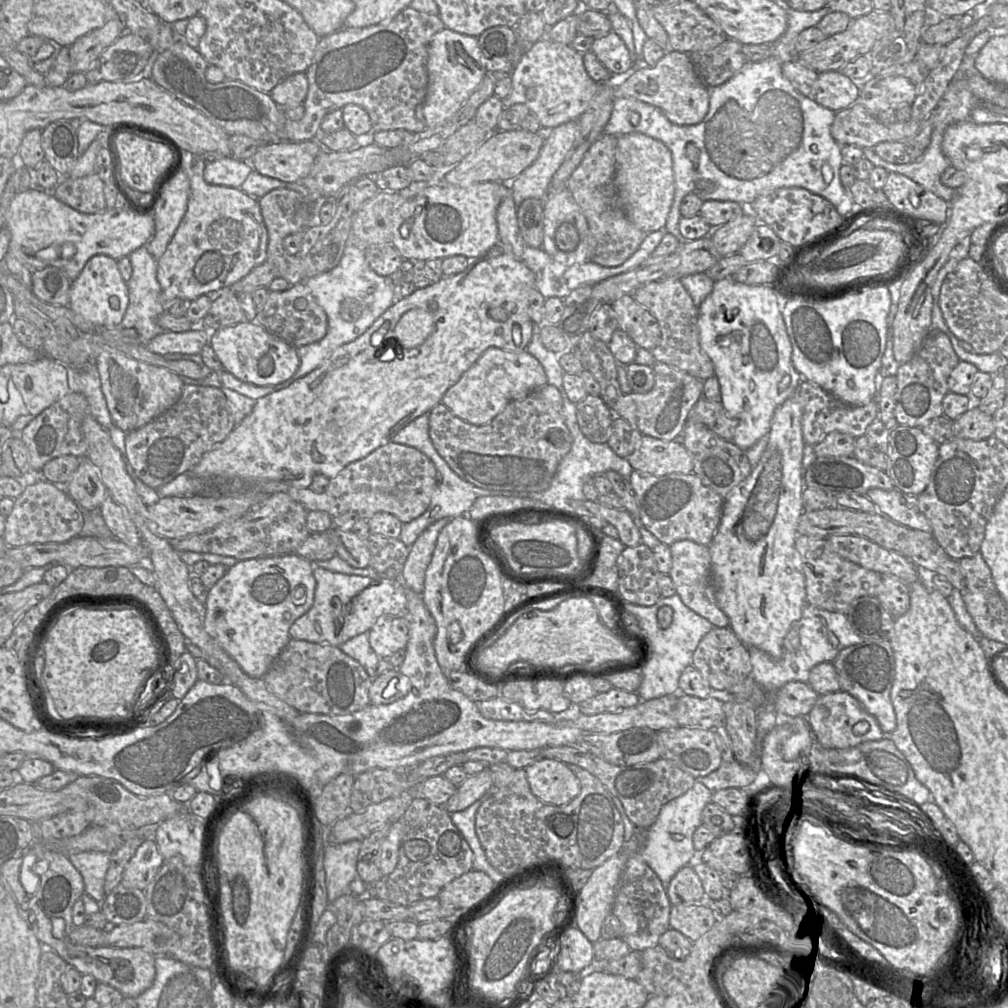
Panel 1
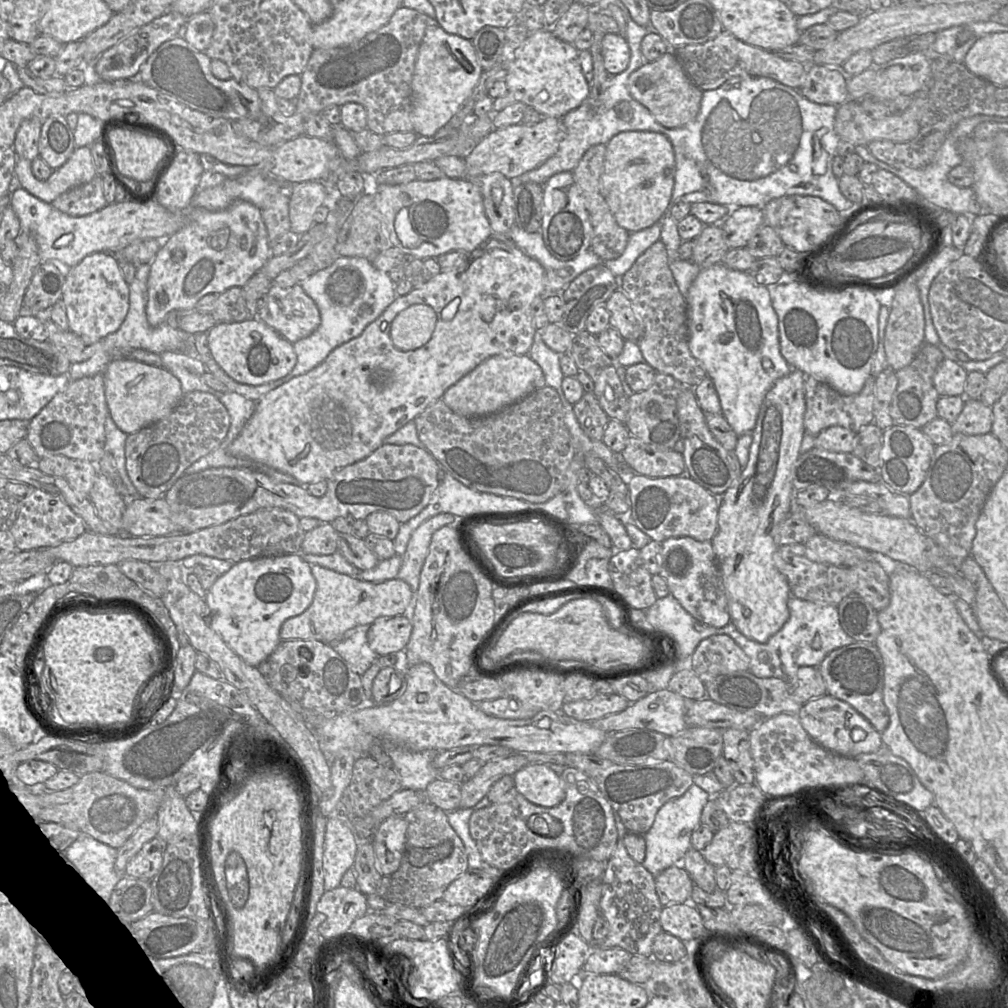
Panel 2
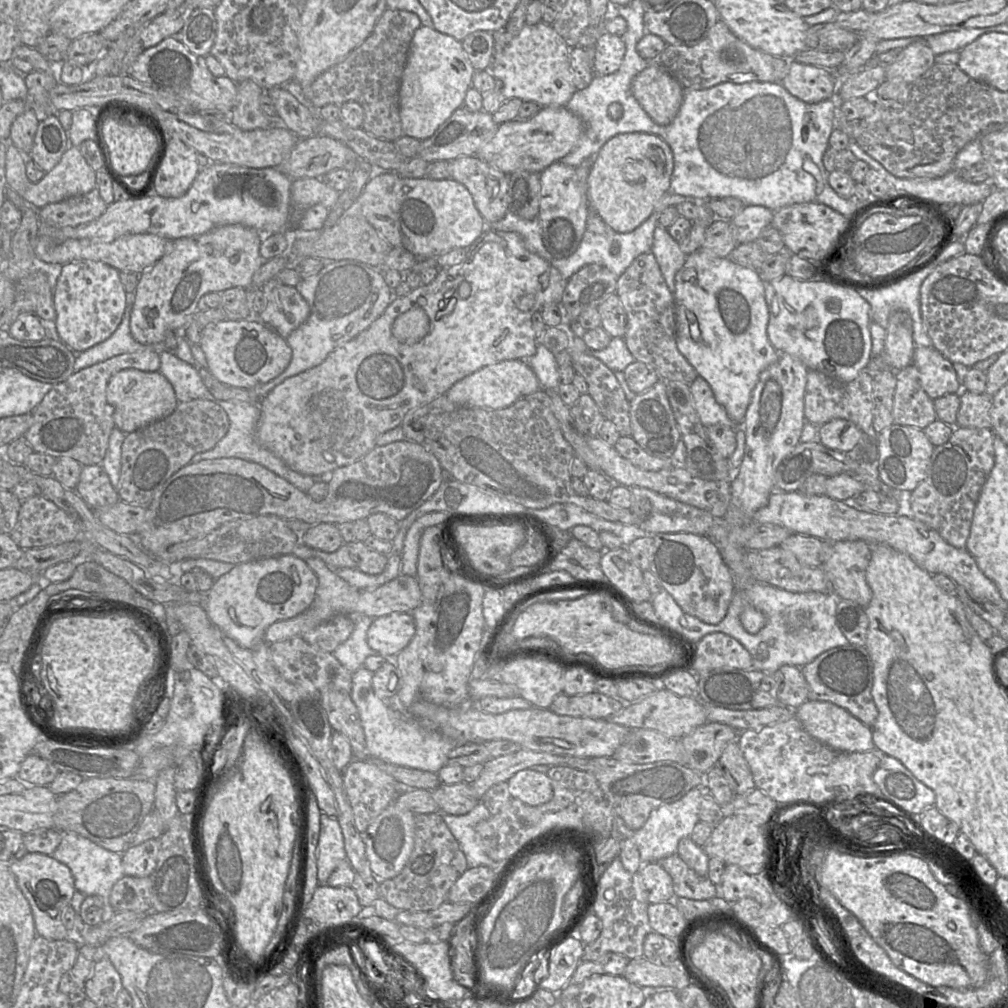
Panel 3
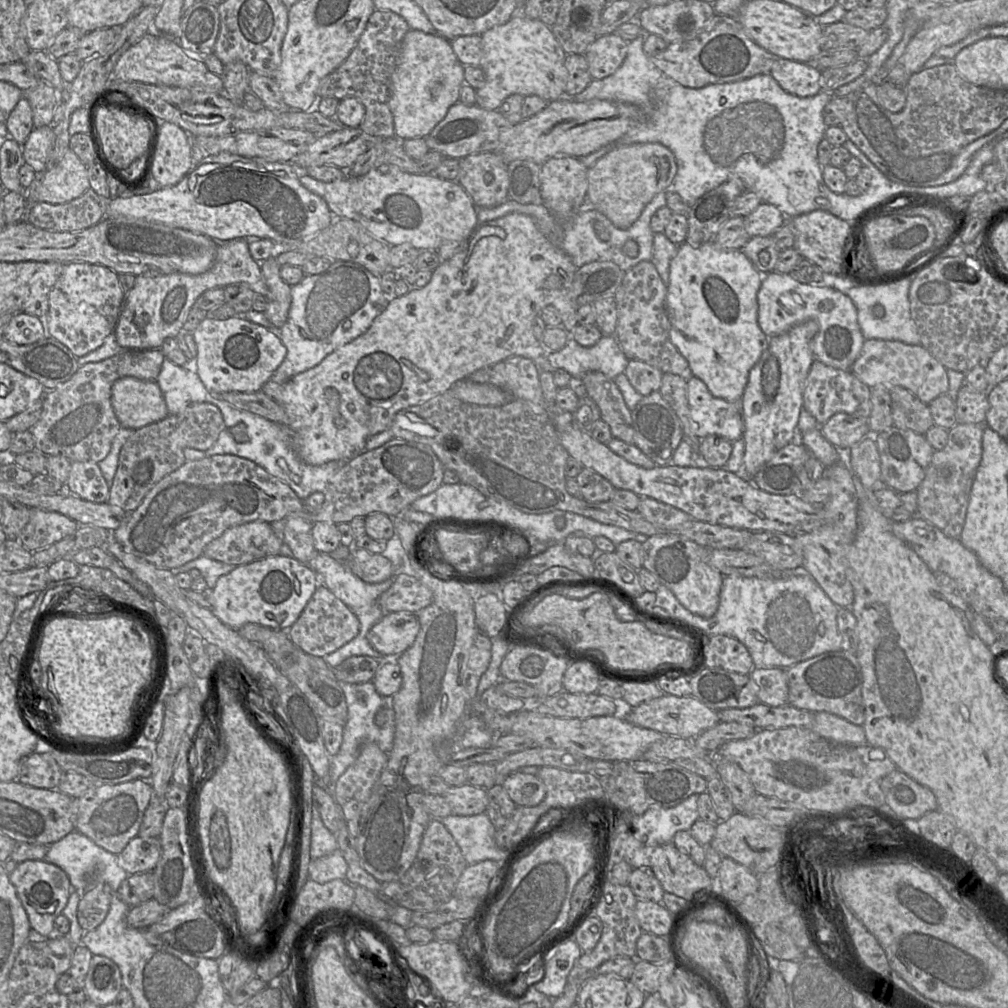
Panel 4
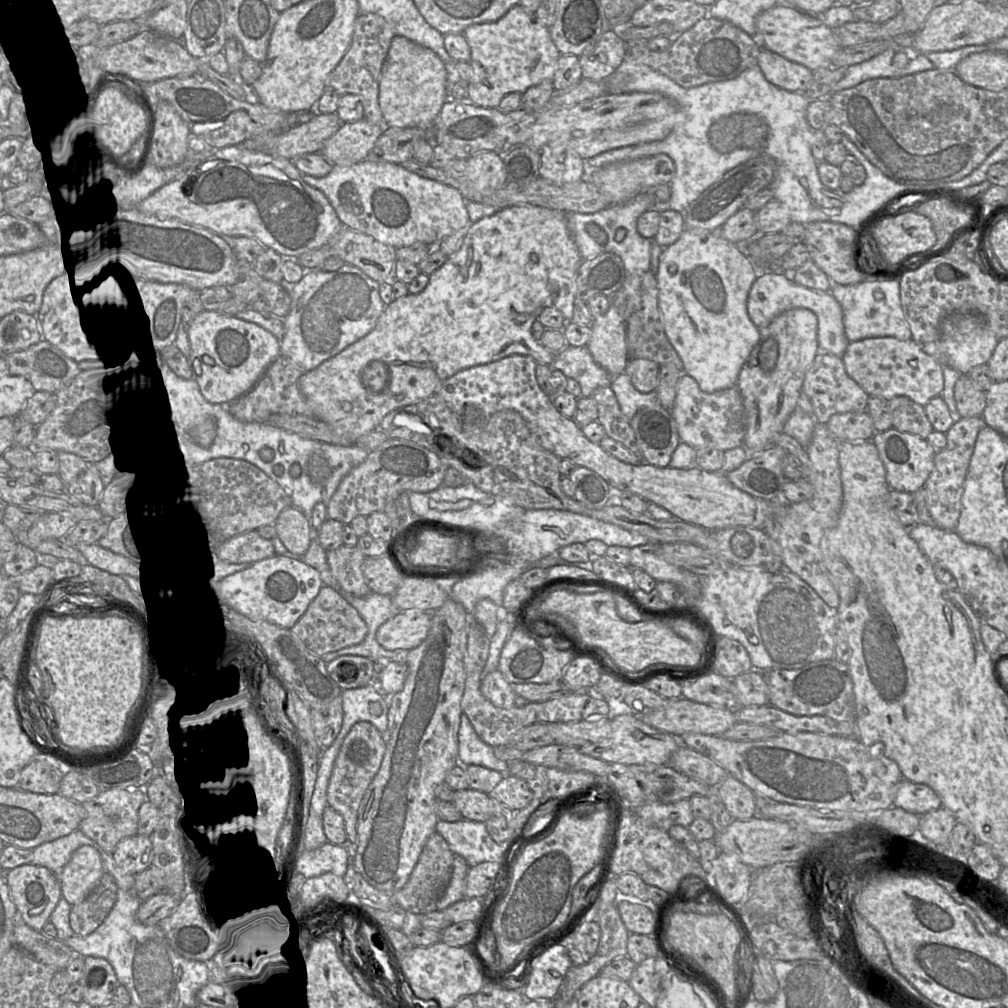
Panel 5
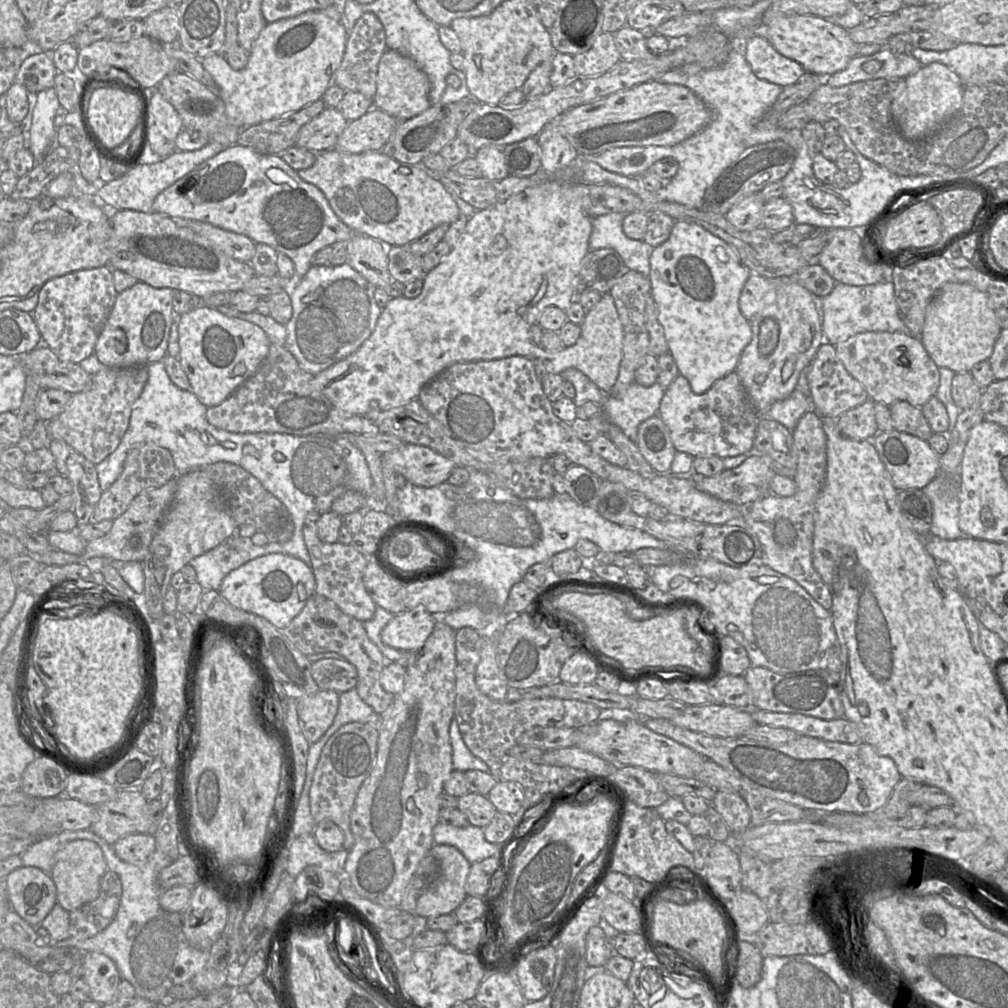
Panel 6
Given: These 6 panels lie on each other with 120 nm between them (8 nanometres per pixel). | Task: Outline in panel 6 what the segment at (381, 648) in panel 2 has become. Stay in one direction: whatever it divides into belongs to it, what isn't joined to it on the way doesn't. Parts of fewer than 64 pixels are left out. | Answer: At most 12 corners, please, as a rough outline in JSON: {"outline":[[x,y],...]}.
{"outline":[[406,609],[382,629],[391,648],[414,652],[435,624],[426,609]]}

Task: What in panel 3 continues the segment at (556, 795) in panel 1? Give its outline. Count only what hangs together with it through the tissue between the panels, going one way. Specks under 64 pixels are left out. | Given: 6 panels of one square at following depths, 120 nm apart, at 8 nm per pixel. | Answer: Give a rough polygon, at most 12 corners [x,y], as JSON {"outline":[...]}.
{"outline":[[531,768],[507,783],[511,797],[530,806],[553,797],[547,774]]}

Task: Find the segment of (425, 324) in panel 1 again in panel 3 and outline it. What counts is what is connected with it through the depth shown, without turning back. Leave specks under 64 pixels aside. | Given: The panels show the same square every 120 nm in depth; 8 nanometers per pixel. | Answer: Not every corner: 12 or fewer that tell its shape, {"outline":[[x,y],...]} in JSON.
{"outline":[[421,306],[399,315],[392,334],[414,344],[430,330]]}

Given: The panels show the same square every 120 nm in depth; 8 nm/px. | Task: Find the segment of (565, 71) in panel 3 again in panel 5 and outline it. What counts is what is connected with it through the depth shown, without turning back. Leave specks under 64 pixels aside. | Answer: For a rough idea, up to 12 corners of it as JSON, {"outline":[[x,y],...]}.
{"outline":[[520,4],[463,36],[468,98],[497,108],[553,80],[561,53]]}

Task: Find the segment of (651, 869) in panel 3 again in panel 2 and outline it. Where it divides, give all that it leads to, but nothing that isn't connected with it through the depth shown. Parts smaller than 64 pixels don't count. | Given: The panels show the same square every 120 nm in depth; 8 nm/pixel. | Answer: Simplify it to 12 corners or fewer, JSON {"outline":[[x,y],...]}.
{"outline":[[680,864],[654,881],[662,907],[689,902],[694,883]]}

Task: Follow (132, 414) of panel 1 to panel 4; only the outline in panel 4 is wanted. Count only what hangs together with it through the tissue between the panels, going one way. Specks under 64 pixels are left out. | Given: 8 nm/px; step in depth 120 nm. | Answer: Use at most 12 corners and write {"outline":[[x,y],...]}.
{"outline":[[123,377],[111,403],[123,428],[168,415],[155,381]]}

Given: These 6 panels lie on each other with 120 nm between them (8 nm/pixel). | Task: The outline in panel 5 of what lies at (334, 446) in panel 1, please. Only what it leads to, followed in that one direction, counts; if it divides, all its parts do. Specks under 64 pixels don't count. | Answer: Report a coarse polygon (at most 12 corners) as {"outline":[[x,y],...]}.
{"outline":[[566,214],[471,223],[418,294],[300,377],[338,445],[573,317]]}

